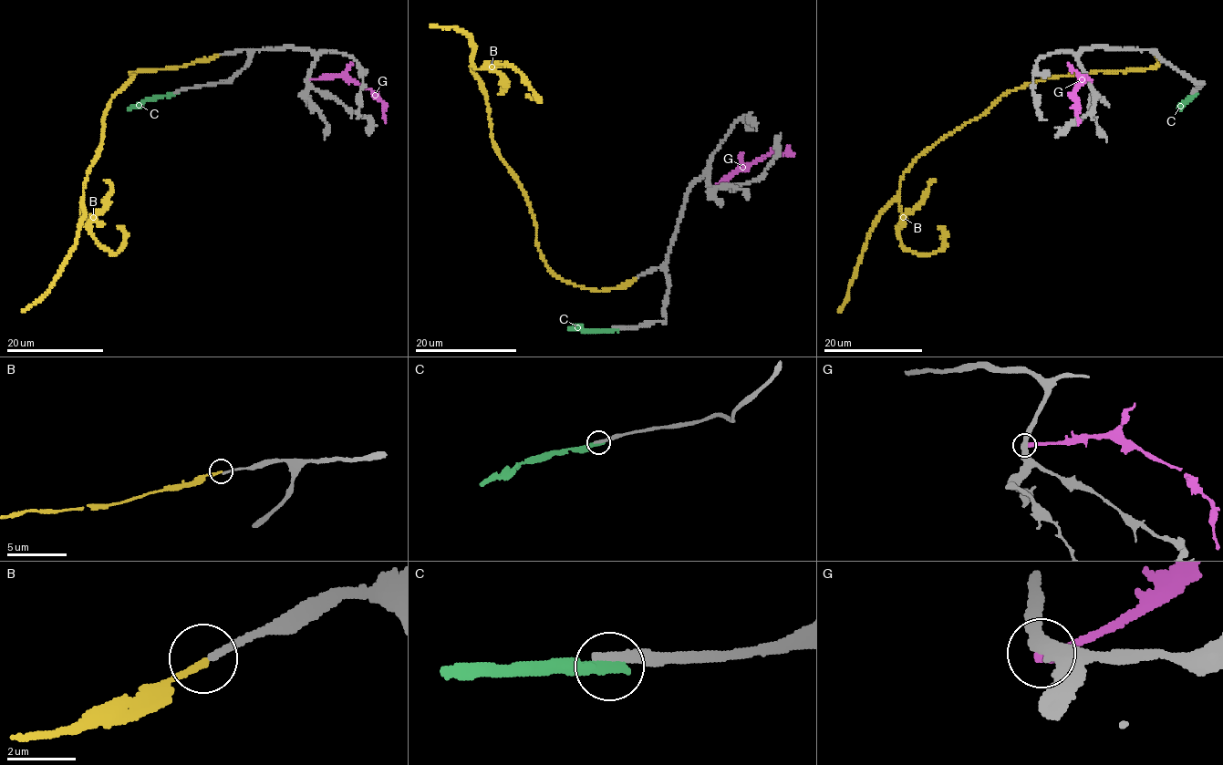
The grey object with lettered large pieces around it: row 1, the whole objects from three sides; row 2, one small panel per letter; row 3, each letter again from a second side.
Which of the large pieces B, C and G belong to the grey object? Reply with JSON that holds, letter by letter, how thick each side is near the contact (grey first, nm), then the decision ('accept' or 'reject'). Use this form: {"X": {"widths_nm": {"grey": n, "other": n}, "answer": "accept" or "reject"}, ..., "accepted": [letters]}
{"B": {"widths_nm": {"grey": 200, "other": 200}, "answer": "reject"}, "C": {"widths_nm": {"grey": 280, "other": 380}, "answer": "reject"}, "G": {"widths_nm": {"grey": 360, "other": 320}, "answer": "reject"}, "accepted": []}

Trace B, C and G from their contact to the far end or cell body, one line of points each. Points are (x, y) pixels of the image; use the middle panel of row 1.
B: (636, 277), (599, 290), (548, 267), (524, 192), (492, 139), (471, 36), (430, 25)
C: (614, 330), (568, 327)
G: (709, 188), (772, 154), (793, 152)

